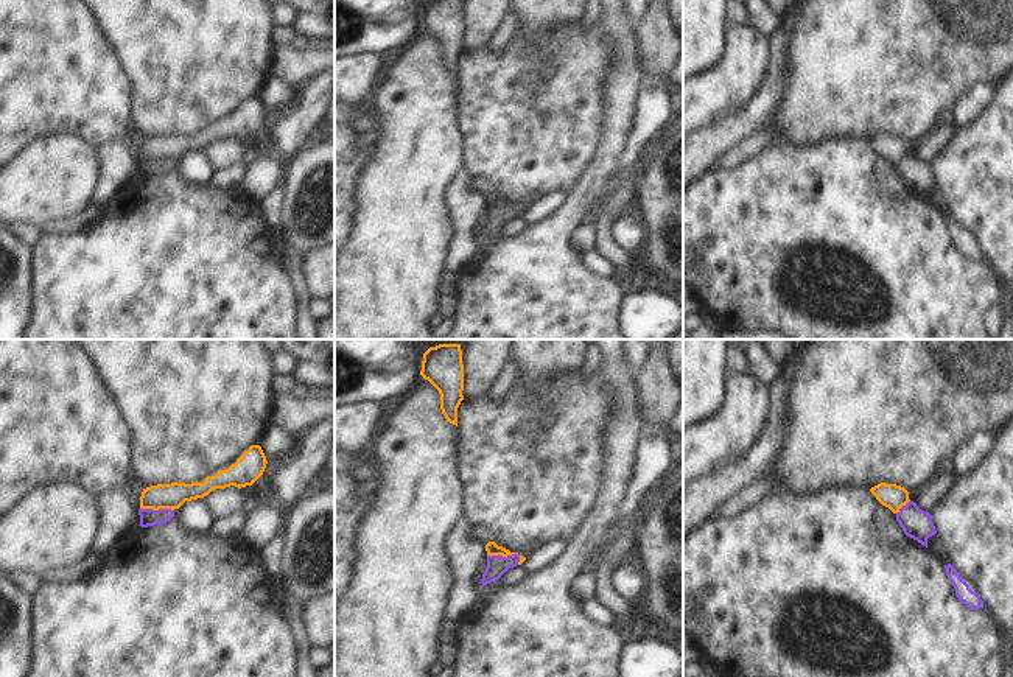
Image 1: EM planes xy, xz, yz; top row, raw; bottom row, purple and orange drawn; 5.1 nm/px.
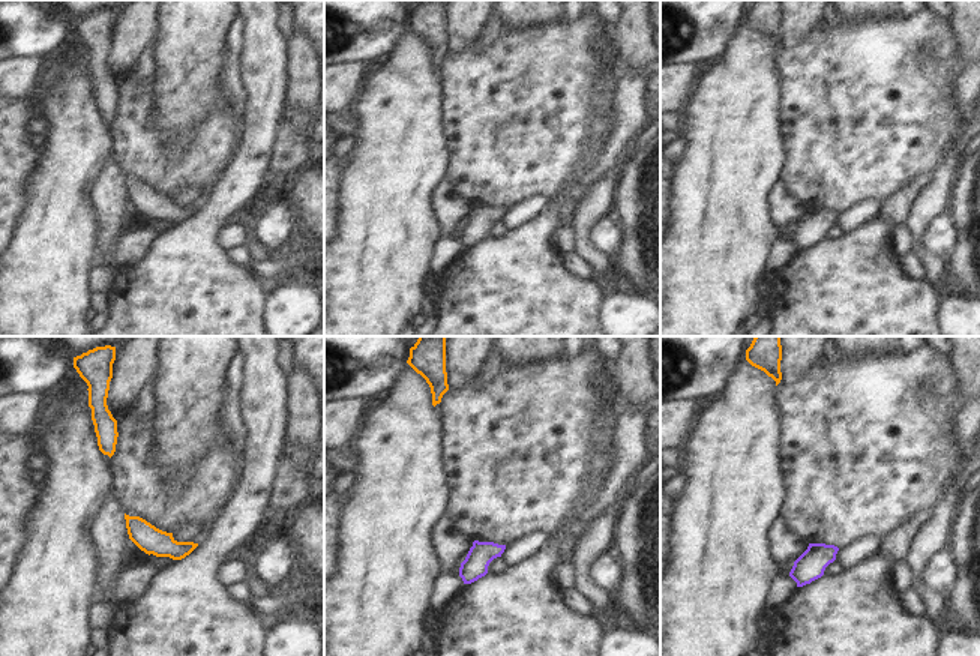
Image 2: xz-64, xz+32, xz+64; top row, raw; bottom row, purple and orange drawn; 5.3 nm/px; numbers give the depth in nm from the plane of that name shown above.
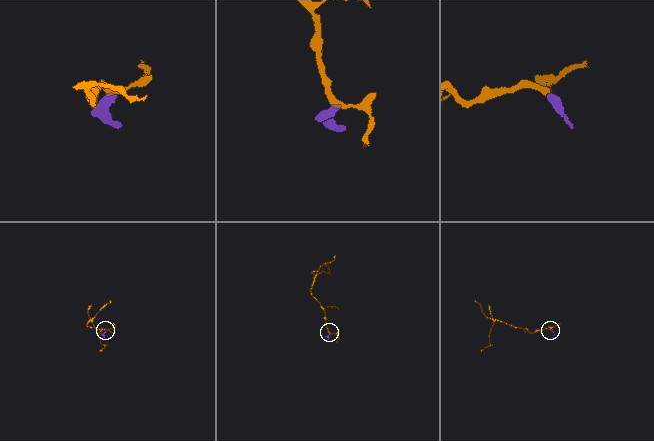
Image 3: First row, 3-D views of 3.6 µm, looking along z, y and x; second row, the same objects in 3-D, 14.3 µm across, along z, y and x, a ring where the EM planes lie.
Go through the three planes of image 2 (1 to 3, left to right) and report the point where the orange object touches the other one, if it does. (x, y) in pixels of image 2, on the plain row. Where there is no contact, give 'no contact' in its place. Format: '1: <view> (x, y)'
1: no contact
2: no contact
3: no contact

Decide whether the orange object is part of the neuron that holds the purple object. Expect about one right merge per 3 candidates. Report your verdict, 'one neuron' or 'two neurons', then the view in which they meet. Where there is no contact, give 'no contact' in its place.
two neurons | xz

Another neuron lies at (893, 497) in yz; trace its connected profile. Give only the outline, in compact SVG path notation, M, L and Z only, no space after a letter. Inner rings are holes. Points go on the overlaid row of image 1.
M881 482L871 487L870 492L882 506L889 507L893 514L898 514L899 509L910 501L909 492L896 484Z

